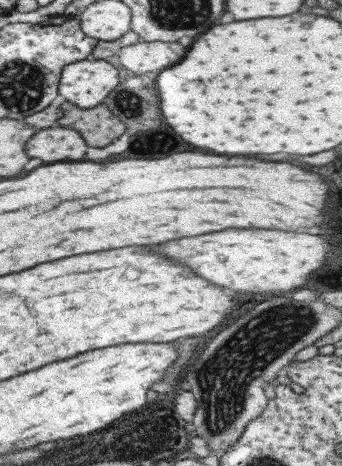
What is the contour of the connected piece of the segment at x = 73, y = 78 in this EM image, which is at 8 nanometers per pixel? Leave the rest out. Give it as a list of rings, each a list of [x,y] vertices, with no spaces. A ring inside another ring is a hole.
[[[87,58],[61,69],[58,94],[79,108],[90,109],[102,102],[118,80],[117,68],[108,60]]]

